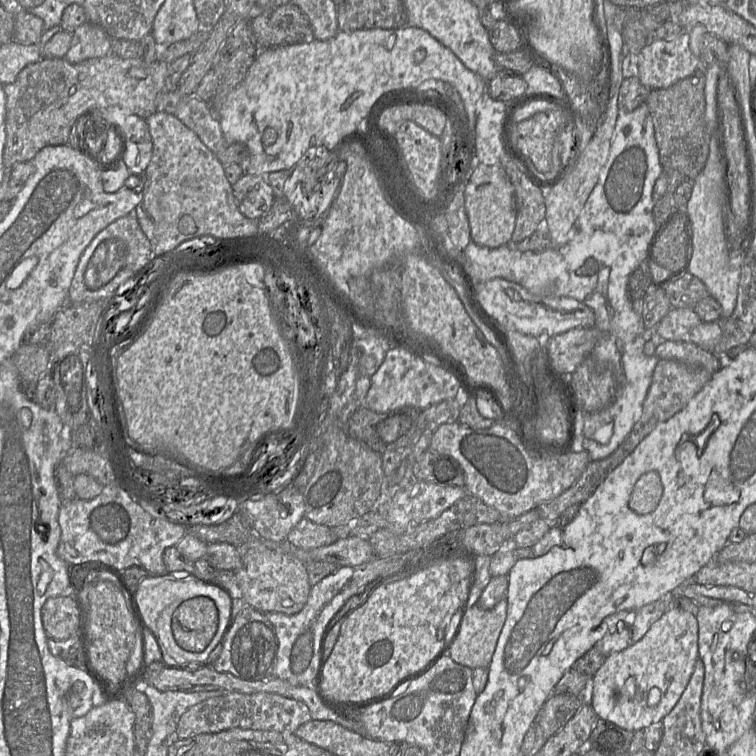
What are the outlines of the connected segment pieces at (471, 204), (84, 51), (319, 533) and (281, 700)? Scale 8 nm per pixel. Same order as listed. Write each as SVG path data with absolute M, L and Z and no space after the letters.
M481 163L474 168L465 186L465 208L473 242L488 248L510 243L516 224L516 198L503 167Z
M86 22L72 33L71 45L64 58L70 63L79 63L107 56L111 53L111 41L102 28Z
M303 517L289 532L286 540L294 547L301 549L313 549L330 545L338 539L336 539L332 528L316 524Z
M230 692L208 698L190 707L179 719L176 735L186 739L200 734L218 733L229 729L252 729L295 733L302 724L312 720L309 708L301 701L273 693L243 694Z

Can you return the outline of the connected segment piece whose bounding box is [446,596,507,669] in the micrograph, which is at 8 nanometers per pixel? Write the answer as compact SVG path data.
M507 596L492 609L482 609L478 604L467 607L463 613L456 636L446 653L457 663L471 669L488 668L495 651L498 638L507 617Z

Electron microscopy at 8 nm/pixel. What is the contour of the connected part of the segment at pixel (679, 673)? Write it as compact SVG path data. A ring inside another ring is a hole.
M673 605L638 642L605 657L591 678L590 705L603 720L629 731L644 730L650 724L662 721L673 709L690 680L698 658L696 616Z

